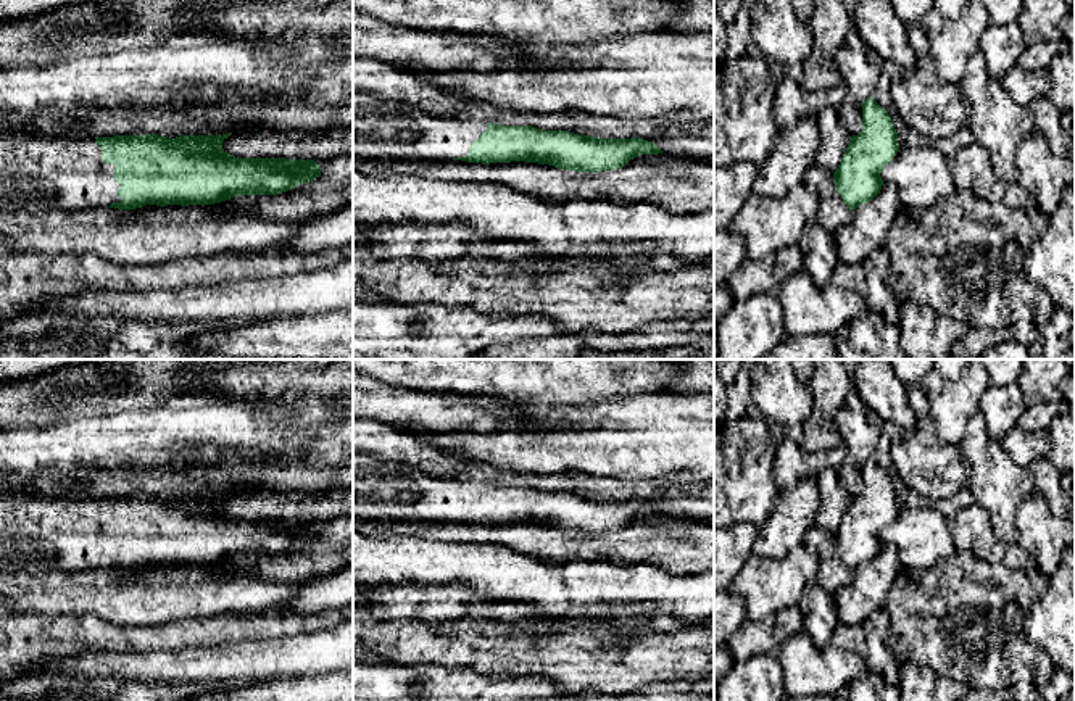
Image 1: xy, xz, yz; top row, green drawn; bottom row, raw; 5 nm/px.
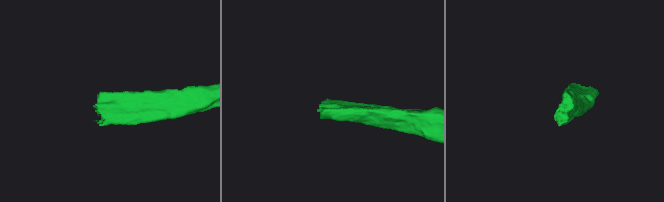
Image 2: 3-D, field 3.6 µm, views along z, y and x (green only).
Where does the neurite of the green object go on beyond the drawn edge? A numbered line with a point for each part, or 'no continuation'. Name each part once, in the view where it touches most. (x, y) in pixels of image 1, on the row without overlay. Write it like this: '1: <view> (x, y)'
1: xy (39, 532)

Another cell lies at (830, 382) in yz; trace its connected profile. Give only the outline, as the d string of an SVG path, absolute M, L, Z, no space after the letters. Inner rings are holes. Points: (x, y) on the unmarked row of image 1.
M814 359L809 387L814 404L803 425L801 445L809 453L827 451L841 443L833 414L845 406L853 379L840 359Z

